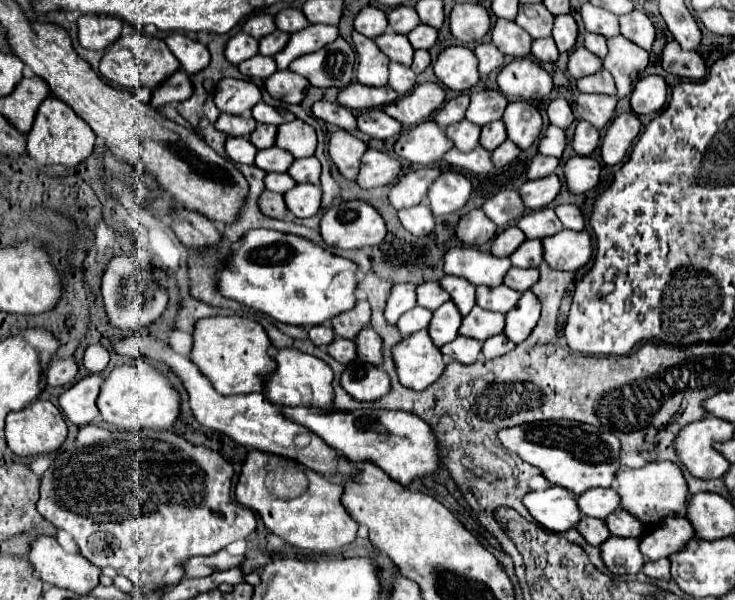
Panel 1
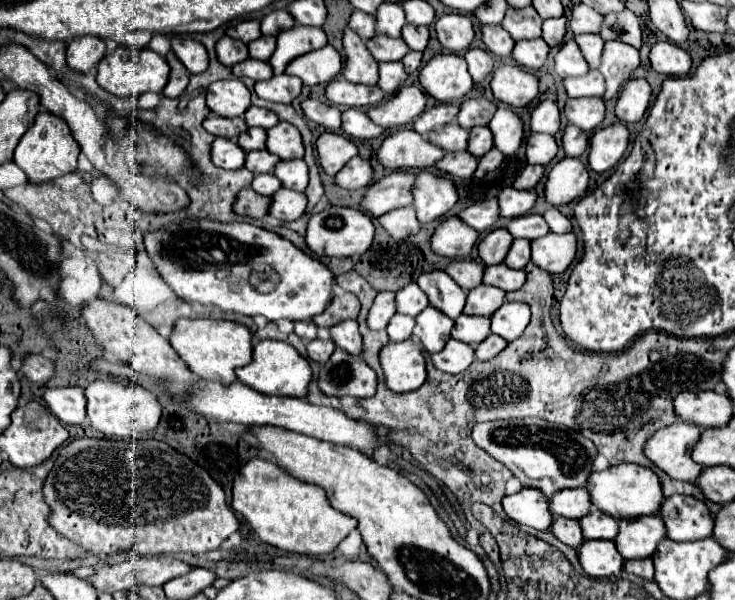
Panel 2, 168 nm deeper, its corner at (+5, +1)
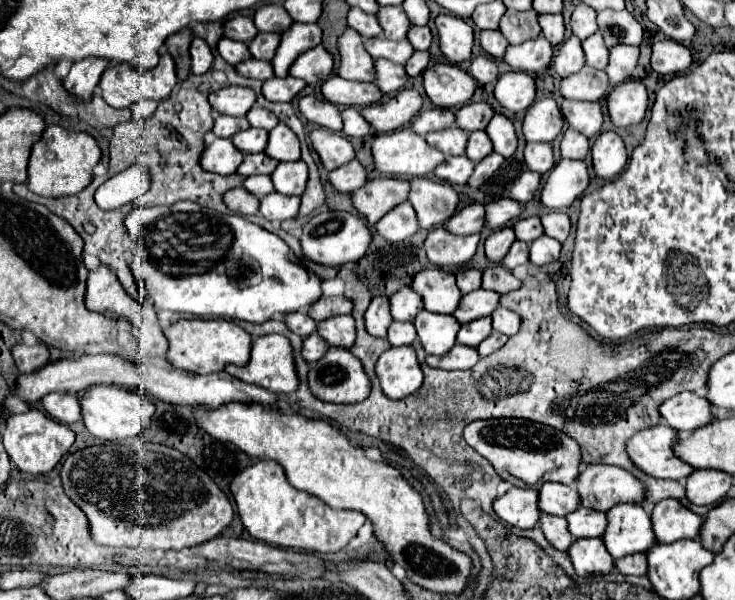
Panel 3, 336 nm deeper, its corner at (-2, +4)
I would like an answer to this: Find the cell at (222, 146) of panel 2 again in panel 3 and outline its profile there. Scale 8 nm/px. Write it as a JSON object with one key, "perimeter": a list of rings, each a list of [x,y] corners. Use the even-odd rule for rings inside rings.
{"perimeter":[[[217,138],[215,142],[211,142],[205,152],[201,154],[201,166],[207,172],[215,172],[215,174],[233,174],[237,172],[239,164],[243,162],[243,152],[235,148],[235,144],[231,140],[221,140]]]}

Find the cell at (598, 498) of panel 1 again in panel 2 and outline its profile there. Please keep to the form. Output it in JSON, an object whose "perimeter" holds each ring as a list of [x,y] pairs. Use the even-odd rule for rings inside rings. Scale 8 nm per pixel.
{"perimeter":[[[584,487],[556,491],[548,501],[550,501],[550,513],[554,517],[578,519],[578,517],[584,517],[588,513],[588,509],[592,507],[592,503],[588,499],[588,491]]]}

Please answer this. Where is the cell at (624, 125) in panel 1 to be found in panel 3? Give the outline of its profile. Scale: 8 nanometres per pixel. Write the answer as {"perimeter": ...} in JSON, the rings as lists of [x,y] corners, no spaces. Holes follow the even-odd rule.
{"perimeter":[[[601,132],[591,148],[593,172],[603,180],[613,180],[627,164],[627,148],[619,134]]]}

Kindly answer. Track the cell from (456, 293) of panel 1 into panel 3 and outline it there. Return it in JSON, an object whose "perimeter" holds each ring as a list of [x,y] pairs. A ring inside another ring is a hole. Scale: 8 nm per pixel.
{"perimeter":[[[441,268],[421,270],[419,274],[415,274],[411,288],[423,296],[425,310],[433,310],[439,314],[453,314],[463,298],[455,276]]]}

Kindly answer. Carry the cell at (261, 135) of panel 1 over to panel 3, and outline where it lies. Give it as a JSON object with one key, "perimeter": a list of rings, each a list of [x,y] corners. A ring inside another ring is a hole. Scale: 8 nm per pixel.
{"perimeter":[[[249,128],[249,130],[243,130],[233,136],[233,144],[245,154],[263,152],[267,142],[269,142],[269,134],[267,134],[267,130],[261,130],[261,128]]]}

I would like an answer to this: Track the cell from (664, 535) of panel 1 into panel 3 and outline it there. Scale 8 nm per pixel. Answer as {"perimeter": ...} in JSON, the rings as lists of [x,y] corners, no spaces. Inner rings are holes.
{"perimeter":[[[619,504],[607,512],[609,528],[603,542],[613,558],[647,552],[657,544],[651,514],[641,504]]]}

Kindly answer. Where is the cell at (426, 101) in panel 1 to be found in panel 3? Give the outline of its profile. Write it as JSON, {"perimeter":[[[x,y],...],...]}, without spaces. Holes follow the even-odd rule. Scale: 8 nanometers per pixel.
{"perimeter":[[[405,88],[387,102],[365,106],[361,114],[373,126],[375,132],[391,132],[411,122],[413,116],[421,110],[421,104],[421,94],[415,88]]]}

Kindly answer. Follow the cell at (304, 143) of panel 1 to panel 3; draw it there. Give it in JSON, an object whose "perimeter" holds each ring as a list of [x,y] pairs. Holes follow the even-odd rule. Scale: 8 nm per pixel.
{"perimeter":[[[277,124],[269,132],[269,144],[265,154],[271,154],[271,158],[279,162],[287,160],[299,160],[301,158],[301,144],[295,132],[287,124]]]}

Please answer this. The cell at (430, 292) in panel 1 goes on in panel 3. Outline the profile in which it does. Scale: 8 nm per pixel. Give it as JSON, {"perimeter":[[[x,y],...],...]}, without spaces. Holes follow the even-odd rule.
{"perimeter":[[[411,286],[399,290],[391,296],[393,320],[401,320],[401,322],[409,320],[411,322],[421,310],[423,310],[423,298]]]}

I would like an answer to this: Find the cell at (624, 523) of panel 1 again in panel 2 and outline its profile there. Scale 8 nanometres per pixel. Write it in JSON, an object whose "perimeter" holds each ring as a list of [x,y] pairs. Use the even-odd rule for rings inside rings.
{"perimeter":[[[592,507],[590,513],[580,519],[580,529],[584,539],[612,539],[618,533],[618,521]]]}

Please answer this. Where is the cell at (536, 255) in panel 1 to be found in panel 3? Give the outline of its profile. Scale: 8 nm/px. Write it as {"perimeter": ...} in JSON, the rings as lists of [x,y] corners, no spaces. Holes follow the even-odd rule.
{"perimeter":[[[521,240],[513,242],[513,246],[509,248],[507,256],[503,258],[503,266],[507,270],[513,270],[515,266],[527,264],[527,262],[529,262],[529,244],[527,242],[521,242]]]}

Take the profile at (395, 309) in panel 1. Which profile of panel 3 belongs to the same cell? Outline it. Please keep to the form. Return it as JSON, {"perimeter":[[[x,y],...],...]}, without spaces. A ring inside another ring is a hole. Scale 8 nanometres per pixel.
{"perimeter":[[[375,296],[365,312],[365,328],[371,336],[387,336],[387,330],[393,322],[389,296]]]}

